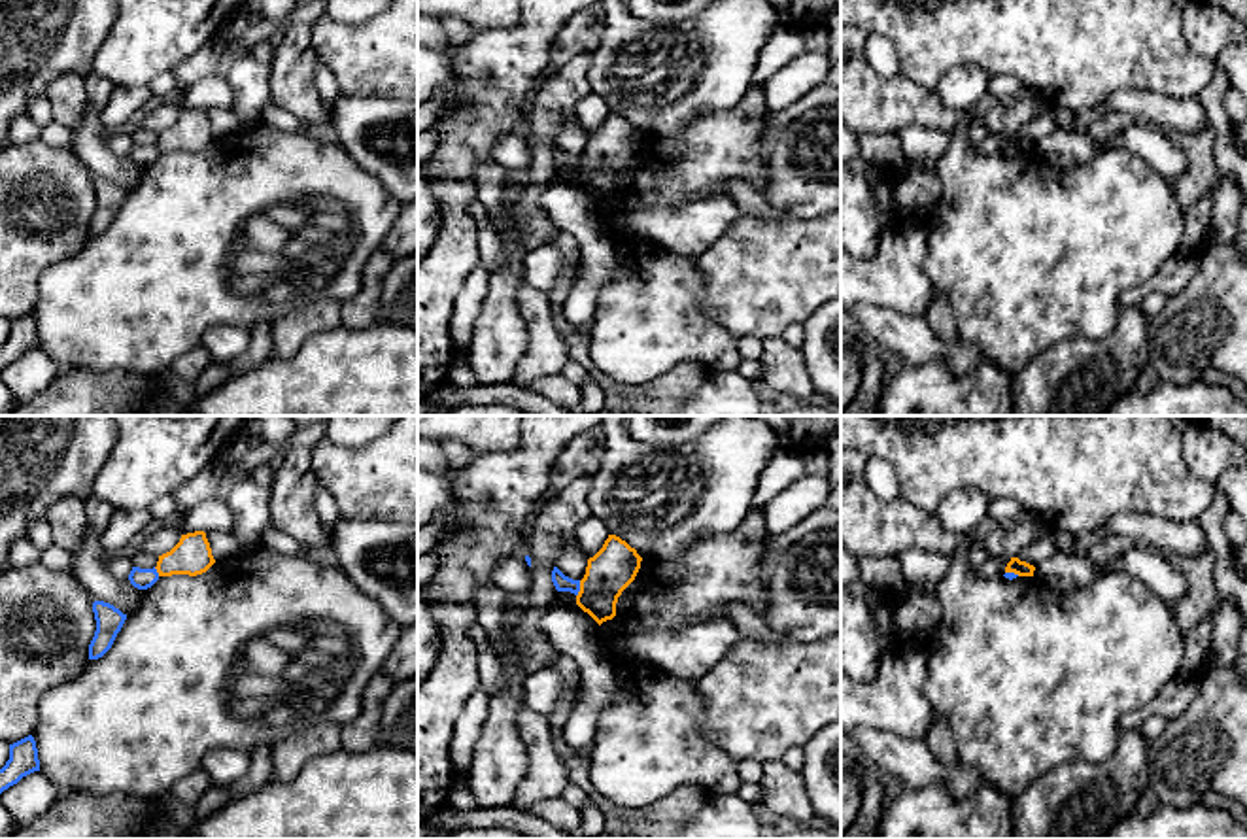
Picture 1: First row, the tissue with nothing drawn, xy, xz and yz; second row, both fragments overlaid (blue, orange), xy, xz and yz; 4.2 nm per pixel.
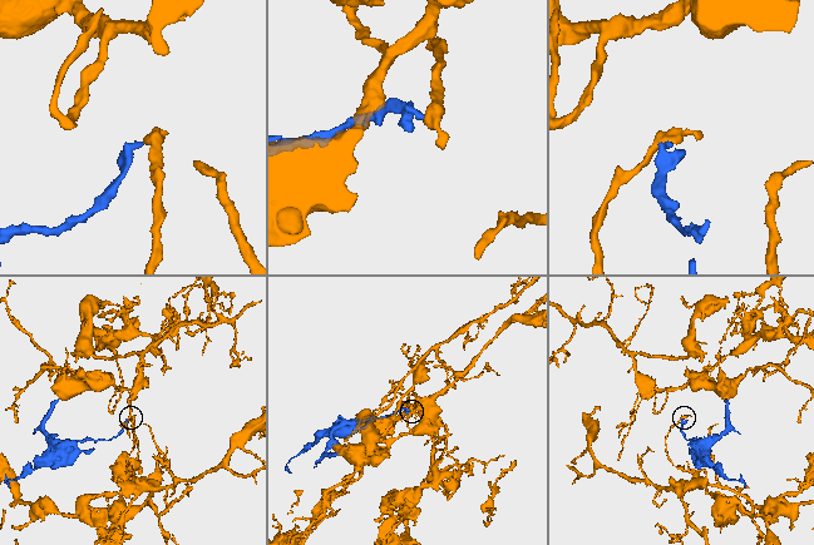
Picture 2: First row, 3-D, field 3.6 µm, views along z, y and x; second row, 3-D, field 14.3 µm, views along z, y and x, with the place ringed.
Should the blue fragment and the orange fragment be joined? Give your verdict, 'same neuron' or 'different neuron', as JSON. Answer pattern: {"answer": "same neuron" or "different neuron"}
{"answer": "same neuron"}

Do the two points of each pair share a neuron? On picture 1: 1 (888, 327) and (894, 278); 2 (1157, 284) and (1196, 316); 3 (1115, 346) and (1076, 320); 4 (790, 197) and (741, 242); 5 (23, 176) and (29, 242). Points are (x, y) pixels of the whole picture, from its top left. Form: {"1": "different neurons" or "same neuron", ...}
{"1": "different neurons", "2": "different neurons", "3": "different neurons", "4": "different neurons", "5": "same neuron"}

